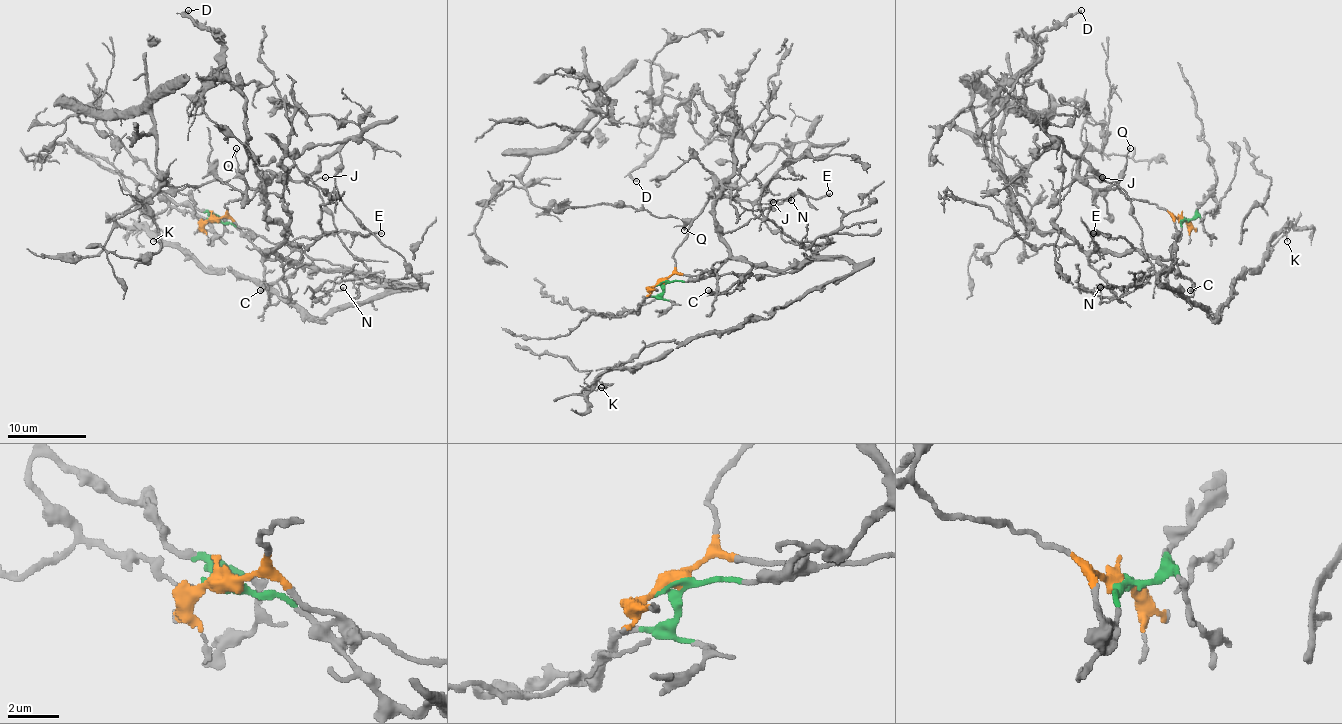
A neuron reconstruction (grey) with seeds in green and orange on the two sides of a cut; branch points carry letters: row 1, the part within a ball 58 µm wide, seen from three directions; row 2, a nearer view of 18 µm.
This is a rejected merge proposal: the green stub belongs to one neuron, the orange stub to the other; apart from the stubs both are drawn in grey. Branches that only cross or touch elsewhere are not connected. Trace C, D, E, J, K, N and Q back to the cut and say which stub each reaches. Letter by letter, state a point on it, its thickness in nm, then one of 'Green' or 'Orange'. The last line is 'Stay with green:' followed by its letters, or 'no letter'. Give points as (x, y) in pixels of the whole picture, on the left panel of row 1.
C: Place: (260, 290). Thickness 260 nm. Green
D: Place: (188, 10). Thickness 240 nm. Green
E: Place: (381, 233). Thickness 170 nm. Green
J: Place: (325, 177). Thickness 120 nm. Orange
K: Place: (153, 241). Thickness 110 nm. Green
N: Place: (343, 287). Thickness 200 nm. Green
Q: Place: (236, 148). Thickness 140 nm. Orange
Stay with green: C, D, E, K, N

